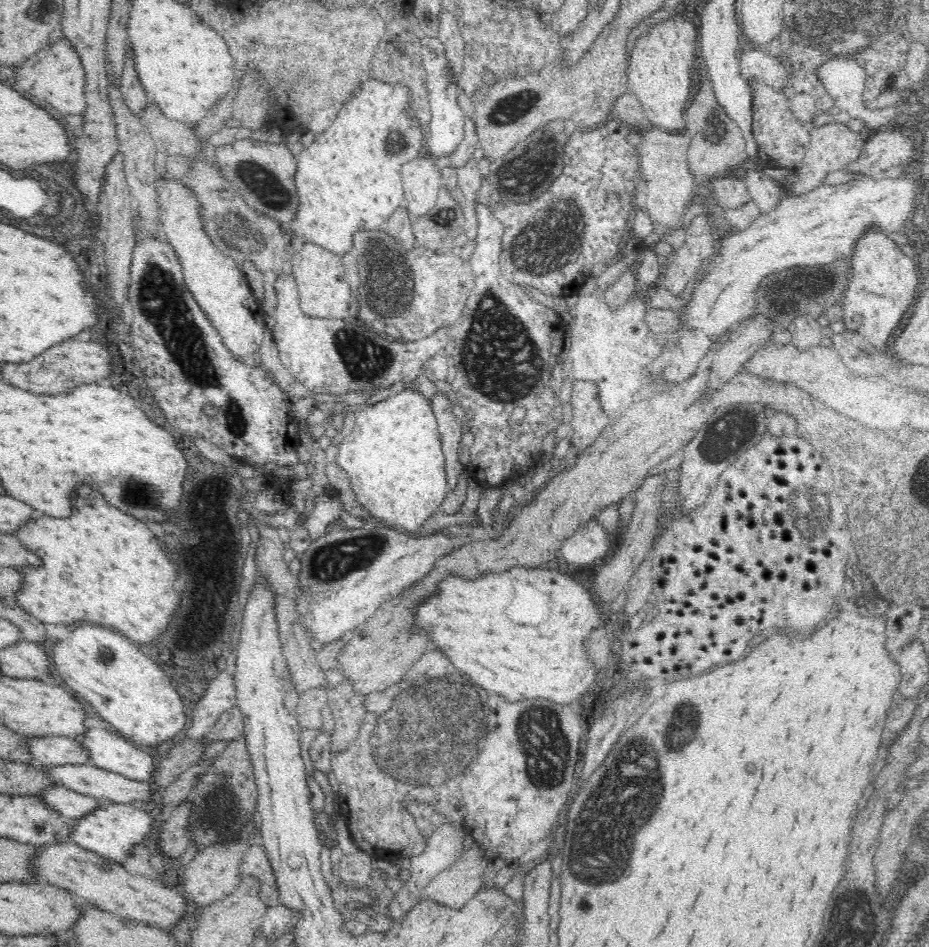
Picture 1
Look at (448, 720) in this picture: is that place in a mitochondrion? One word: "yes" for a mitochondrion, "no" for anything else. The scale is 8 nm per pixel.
yes

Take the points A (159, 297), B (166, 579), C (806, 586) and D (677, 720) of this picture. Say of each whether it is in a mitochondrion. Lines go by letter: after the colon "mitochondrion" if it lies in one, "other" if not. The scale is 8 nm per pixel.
A: mitochondrion
B: other
C: other
D: mitochondrion

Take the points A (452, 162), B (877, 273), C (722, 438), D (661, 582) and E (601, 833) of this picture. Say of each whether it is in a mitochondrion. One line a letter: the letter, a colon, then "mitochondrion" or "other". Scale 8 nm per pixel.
A: other
B: other
C: mitochondrion
D: other
E: mitochondrion

